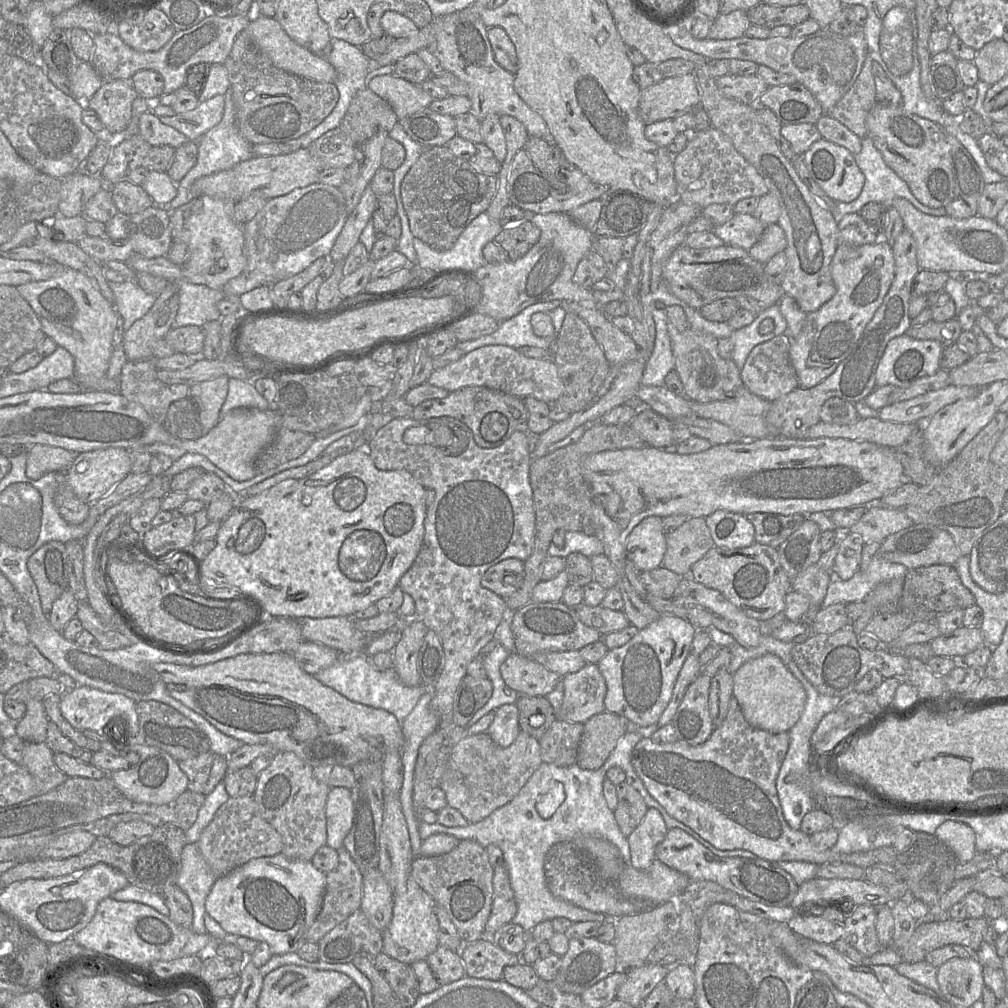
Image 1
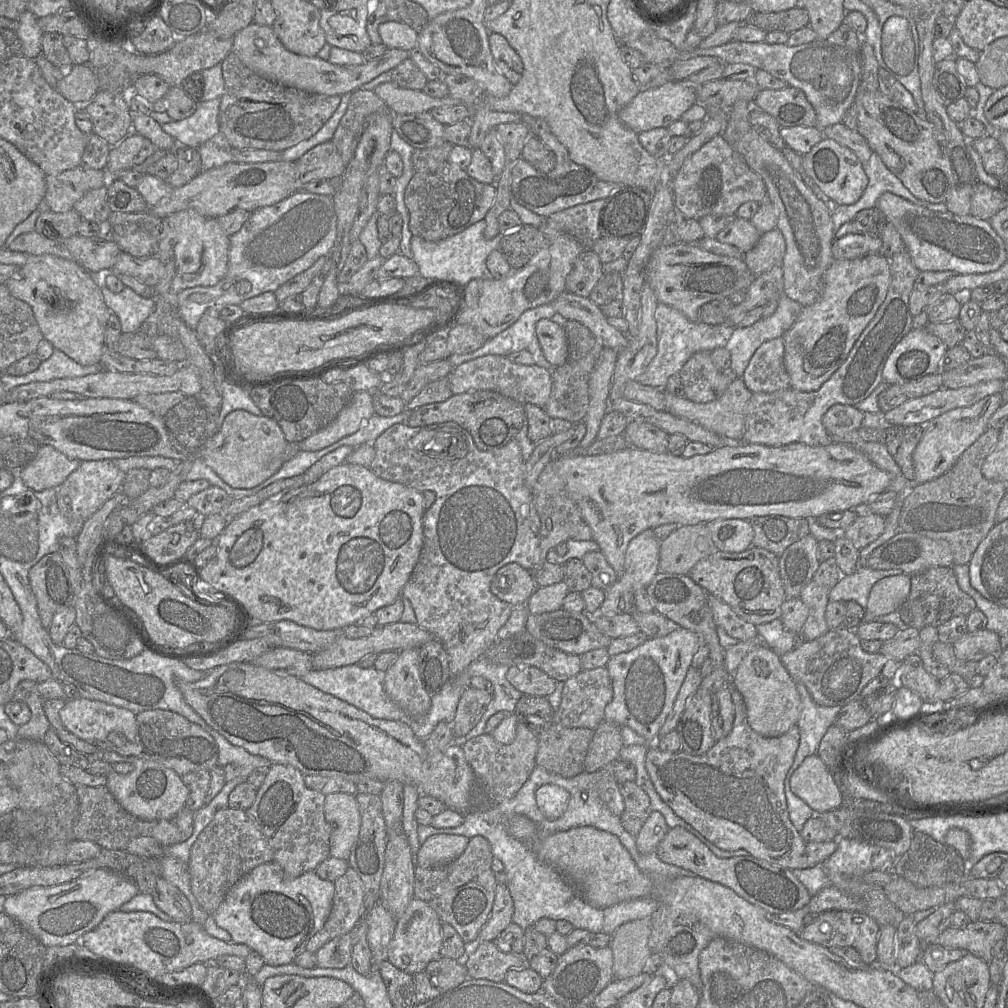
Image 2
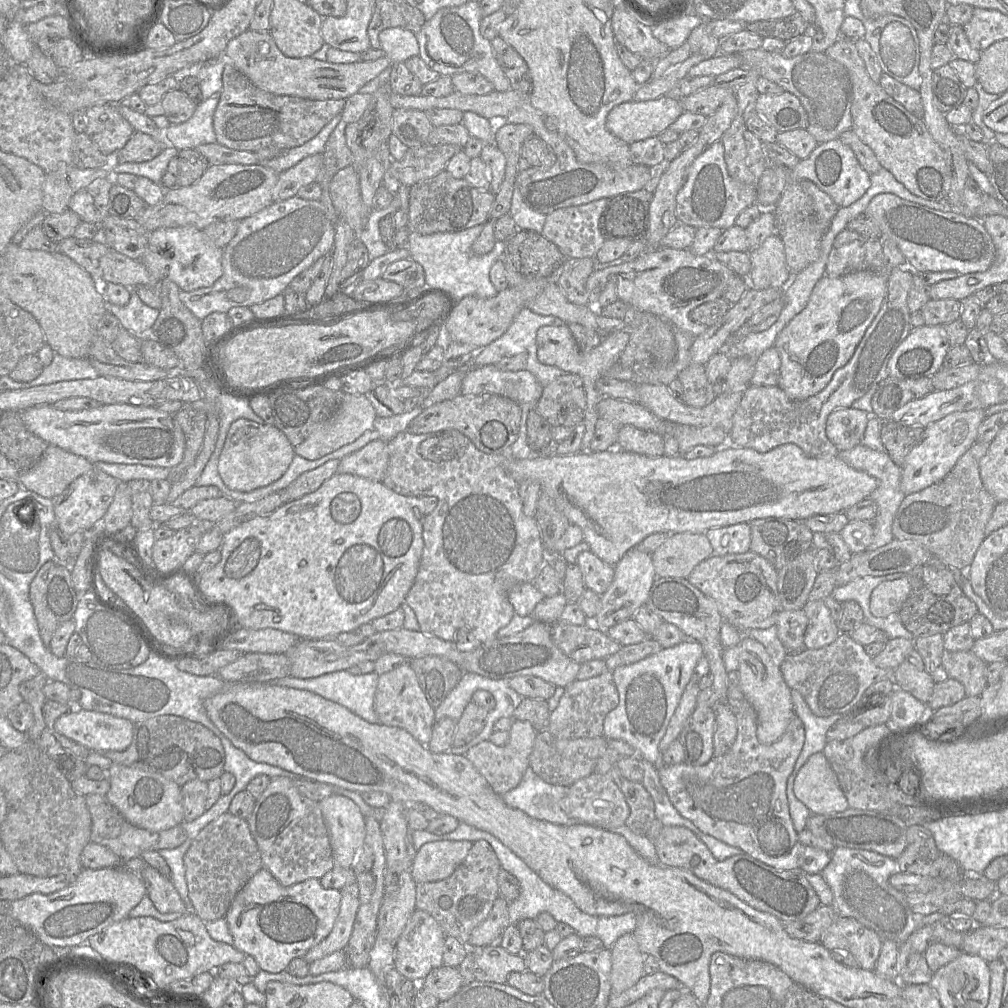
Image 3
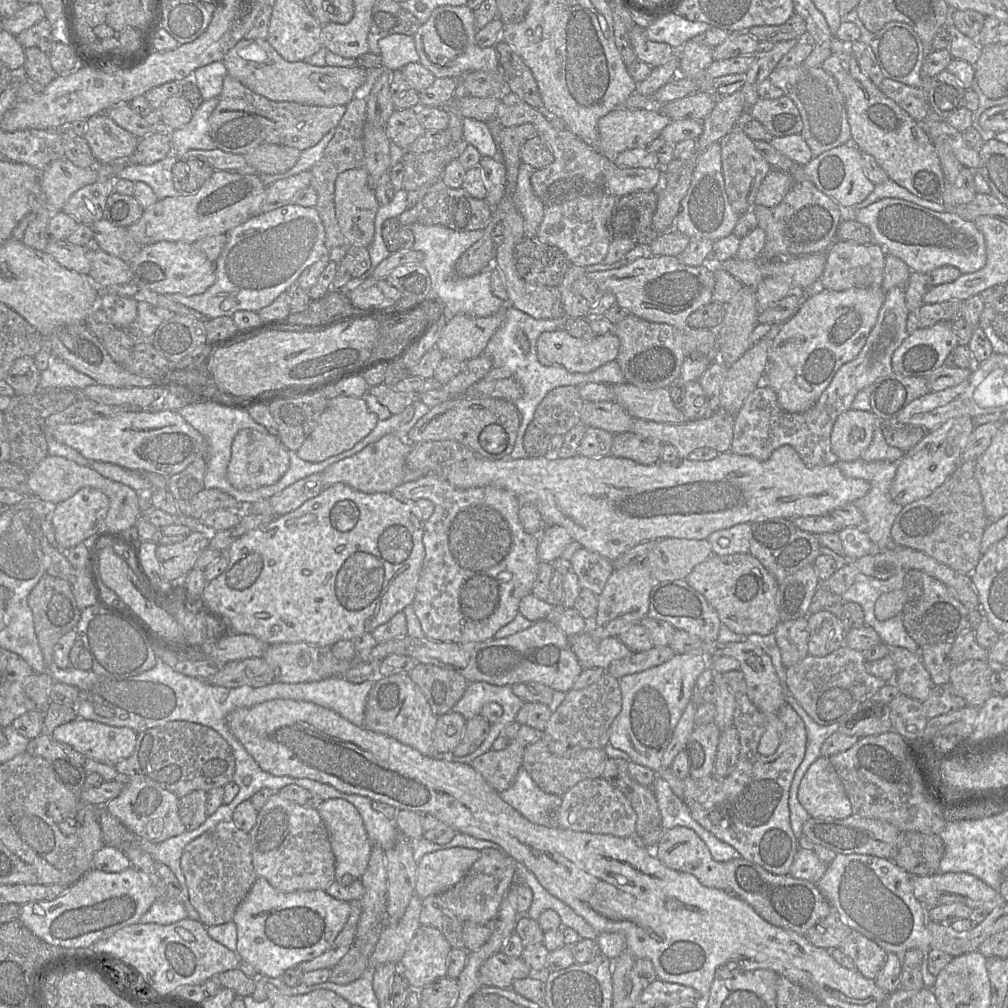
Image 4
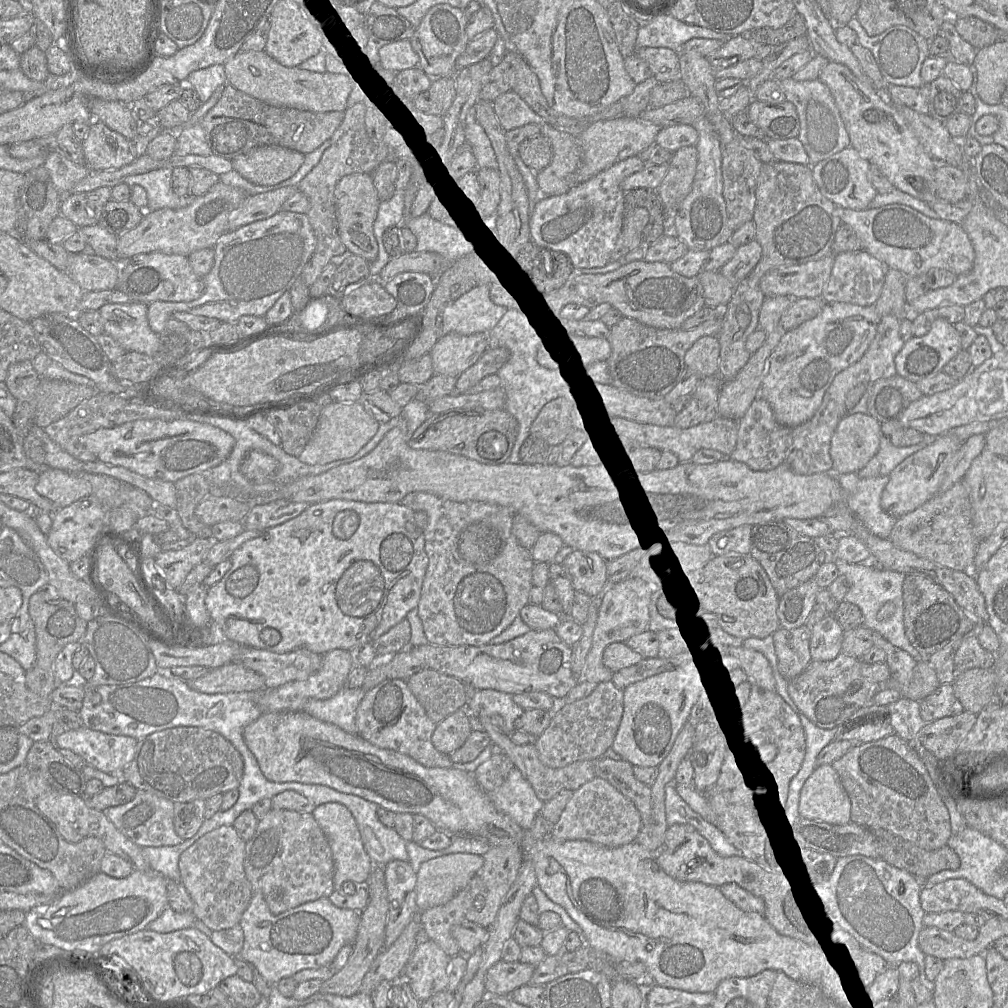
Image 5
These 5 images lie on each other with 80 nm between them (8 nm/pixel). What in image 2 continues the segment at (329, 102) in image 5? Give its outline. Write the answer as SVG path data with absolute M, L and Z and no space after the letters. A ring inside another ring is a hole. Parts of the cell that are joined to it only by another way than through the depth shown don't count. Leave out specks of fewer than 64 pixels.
M251 23L233 37L231 52L258 76L280 85L309 93L343 95L358 90L383 72L392 70L410 57L410 51L388 48L386 52L360 65L343 66L330 63L316 56L303 56L287 50L275 35L272 27Z

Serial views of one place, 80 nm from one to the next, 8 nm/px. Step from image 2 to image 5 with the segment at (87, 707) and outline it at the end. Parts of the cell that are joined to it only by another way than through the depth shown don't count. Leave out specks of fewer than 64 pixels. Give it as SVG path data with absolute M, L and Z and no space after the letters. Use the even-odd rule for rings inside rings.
M82 726L60 734L56 739L60 748L71 750L81 756L87 765L90 765L108 774L120 774L134 758L137 740L130 736L106 734Z

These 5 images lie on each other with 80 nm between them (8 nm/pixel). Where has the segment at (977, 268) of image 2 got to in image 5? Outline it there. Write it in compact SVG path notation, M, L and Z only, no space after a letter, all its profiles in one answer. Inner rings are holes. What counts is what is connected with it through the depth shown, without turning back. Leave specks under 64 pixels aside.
M903 204L853 210L837 207L842 223L849 225L862 242L863 250L880 260L886 268L901 271L907 277L927 274L931 269L948 269L960 275L974 264L973 245L960 223L930 218Z

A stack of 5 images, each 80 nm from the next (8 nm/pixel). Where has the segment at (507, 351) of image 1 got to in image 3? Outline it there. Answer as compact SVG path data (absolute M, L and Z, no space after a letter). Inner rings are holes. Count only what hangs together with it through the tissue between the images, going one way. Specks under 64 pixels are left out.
M496 365L472 366L467 368L461 387L464 396L484 393L507 397L519 405L537 404L543 386L526 369L503 371Z

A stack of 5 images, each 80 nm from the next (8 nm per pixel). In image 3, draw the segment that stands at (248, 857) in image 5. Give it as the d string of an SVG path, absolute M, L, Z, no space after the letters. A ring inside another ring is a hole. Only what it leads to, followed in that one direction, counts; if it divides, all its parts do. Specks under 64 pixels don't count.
M286 776L270 778L247 822L266 868L283 886L291 886L310 878L320 880L333 869L334 860L329 833L319 803L302 796Z

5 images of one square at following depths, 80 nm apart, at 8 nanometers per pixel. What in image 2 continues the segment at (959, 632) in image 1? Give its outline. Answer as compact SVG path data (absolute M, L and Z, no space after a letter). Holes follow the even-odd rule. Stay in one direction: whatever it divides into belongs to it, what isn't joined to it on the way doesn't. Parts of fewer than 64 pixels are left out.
M990 630L967 631L953 644L955 656L963 661L979 661L987 655L1003 650L999 636Z

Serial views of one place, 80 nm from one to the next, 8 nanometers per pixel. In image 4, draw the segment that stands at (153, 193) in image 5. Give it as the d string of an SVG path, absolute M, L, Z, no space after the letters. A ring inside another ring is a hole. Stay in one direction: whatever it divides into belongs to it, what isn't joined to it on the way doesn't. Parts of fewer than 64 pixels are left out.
M172 152L150 165L125 164L119 168L117 177L132 182L144 182L151 187L158 200L179 196L181 191L175 189L172 179L172 168L176 162L177 156Z

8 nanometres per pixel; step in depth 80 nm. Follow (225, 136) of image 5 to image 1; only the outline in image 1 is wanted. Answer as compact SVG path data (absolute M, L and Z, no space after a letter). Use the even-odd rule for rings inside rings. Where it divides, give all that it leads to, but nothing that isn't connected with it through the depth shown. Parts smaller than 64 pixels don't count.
M248 26L237 35L224 65L236 107L238 129L252 145L285 143L300 138L318 126L333 111L339 100L339 91L335 83L309 80L275 67L248 32Z

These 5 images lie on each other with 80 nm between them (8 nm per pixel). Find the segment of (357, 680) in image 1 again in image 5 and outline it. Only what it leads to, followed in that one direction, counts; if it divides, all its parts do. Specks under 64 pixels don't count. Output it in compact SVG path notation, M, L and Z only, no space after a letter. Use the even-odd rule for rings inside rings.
M344 686L329 699L307 701L303 711L320 721L336 725L349 734L358 734L356 711L365 694L366 691L361 687Z

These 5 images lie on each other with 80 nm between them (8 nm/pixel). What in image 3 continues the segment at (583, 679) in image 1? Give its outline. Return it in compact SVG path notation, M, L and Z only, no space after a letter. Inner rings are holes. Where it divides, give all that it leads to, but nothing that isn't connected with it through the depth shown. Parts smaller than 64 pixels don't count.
M607 669L589 679L575 679L564 688L557 707L550 712L546 729L559 740L601 737L606 715L615 709L618 703L619 694L612 672Z

